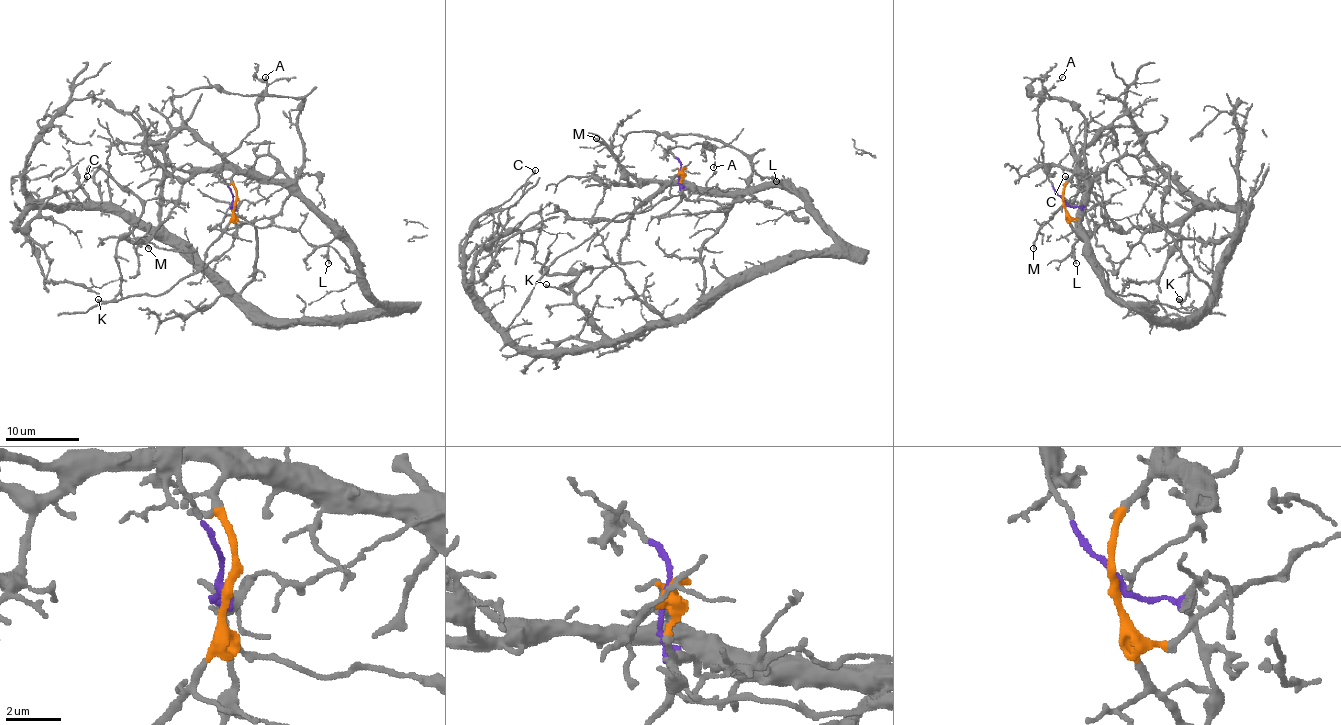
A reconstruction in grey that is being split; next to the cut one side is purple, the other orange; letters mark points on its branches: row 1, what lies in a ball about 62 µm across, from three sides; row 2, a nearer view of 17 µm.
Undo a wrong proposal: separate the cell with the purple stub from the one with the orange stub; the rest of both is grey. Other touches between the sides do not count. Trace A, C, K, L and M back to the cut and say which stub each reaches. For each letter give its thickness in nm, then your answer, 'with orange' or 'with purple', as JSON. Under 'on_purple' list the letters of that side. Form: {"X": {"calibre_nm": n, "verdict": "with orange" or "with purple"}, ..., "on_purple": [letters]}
{"A": {"calibre_nm": 140, "verdict": "with purple"}, "C": {"calibre_nm": 260, "verdict": "with orange"}, "K": {"calibre_nm": 180, "verdict": "with orange"}, "L": {"calibre_nm": 200, "verdict": "with orange"}, "M": {"calibre_nm": 260, "verdict": "with orange"}, "on_purple": ["A"]}

